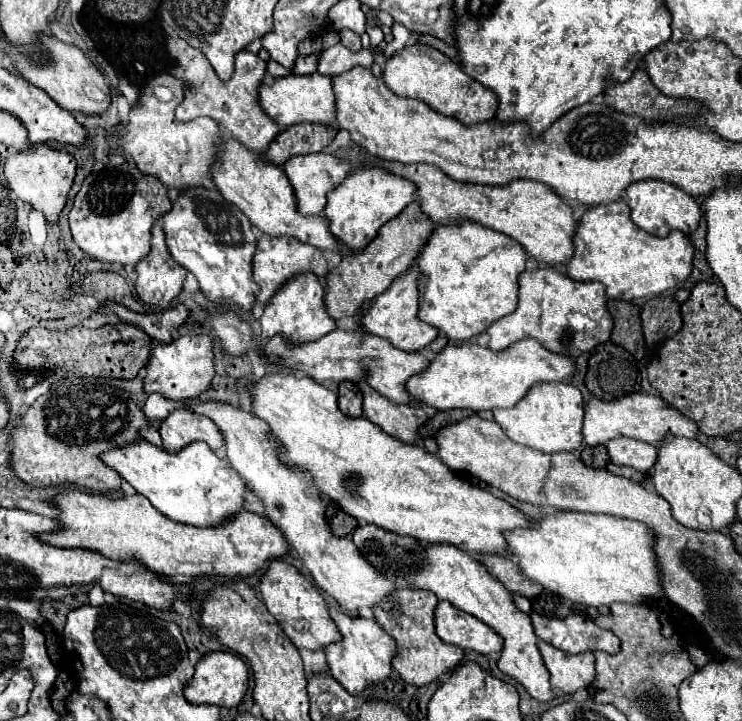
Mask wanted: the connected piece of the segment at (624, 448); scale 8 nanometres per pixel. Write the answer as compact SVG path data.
M629 437L611 439L609 443L605 443L605 447L609 451L609 459L613 465L627 465L627 467L633 467L641 473L649 473L651 467L655 465L655 459L657 459L655 445L635 441Z

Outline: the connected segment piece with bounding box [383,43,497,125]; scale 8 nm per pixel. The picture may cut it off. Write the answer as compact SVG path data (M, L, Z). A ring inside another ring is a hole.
M421 43L407 45L403 51L389 57L383 69L383 81L389 87L389 91L397 93L399 97L421 99L437 113L447 117L457 117L465 125L491 121L497 109L497 97L493 91L489 91L487 87L465 75L461 67L455 61L451 61L447 55Z

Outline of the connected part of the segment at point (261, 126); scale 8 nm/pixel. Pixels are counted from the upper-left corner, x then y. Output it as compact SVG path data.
M167 37L167 53L177 63L177 67L169 69L167 73L181 79L183 83L187 83L185 99L181 101L181 105L175 111L179 121L191 121L195 117L205 115L205 117L215 119L227 135L233 135L243 145L247 145L255 151L265 151L269 147L269 143L275 139L275 135L281 129L277 127L277 123L271 117L267 117L261 111L259 101L257 101L257 91L259 91L259 85L263 83L265 71L267 71L267 63L263 59L259 59L257 55L253 55L247 49L239 51L235 55L235 71L233 71L231 79L221 81L215 75L209 61L203 57L203 53L199 49L191 47L189 43L185 43L183 39Z

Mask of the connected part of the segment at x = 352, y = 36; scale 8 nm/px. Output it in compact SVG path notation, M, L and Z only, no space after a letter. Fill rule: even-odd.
M341 29L339 37L341 37L341 45L345 45L347 49L351 49L351 51L359 51L361 49L361 39L359 39L359 35L355 31Z

